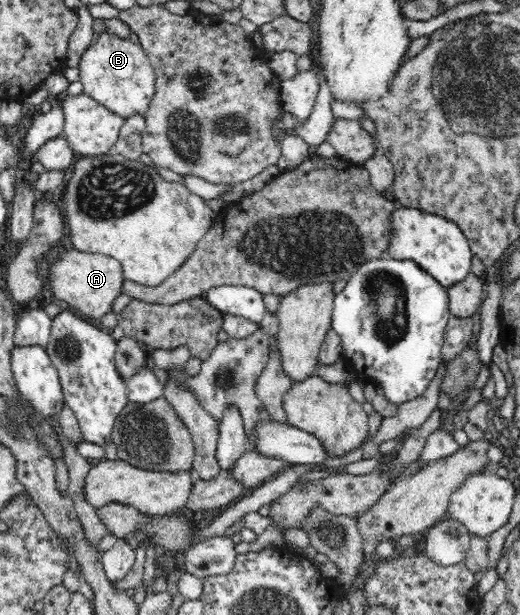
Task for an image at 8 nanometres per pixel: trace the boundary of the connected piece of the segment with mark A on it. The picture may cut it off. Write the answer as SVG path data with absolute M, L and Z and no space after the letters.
M68 247L55 258L47 273L47 285L57 301L68 303L81 314L100 318L111 312L113 301L121 294L124 278L119 261L97 253L83 253Z

